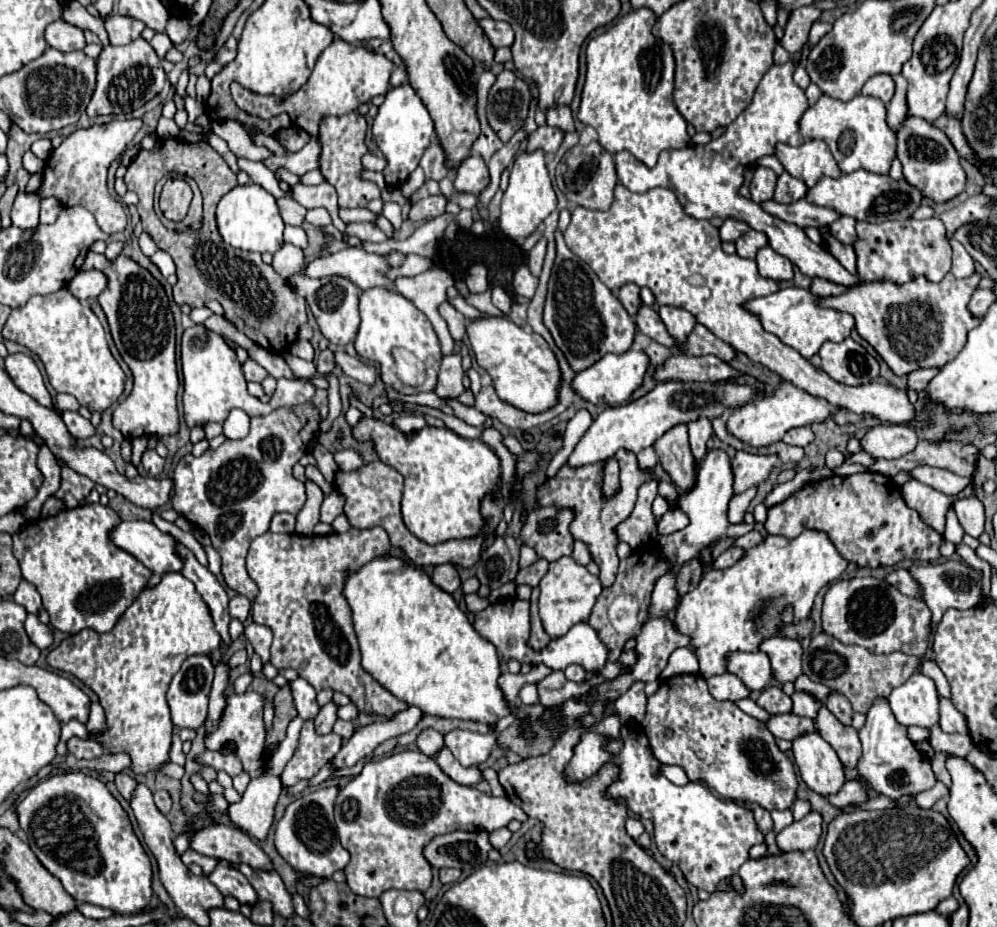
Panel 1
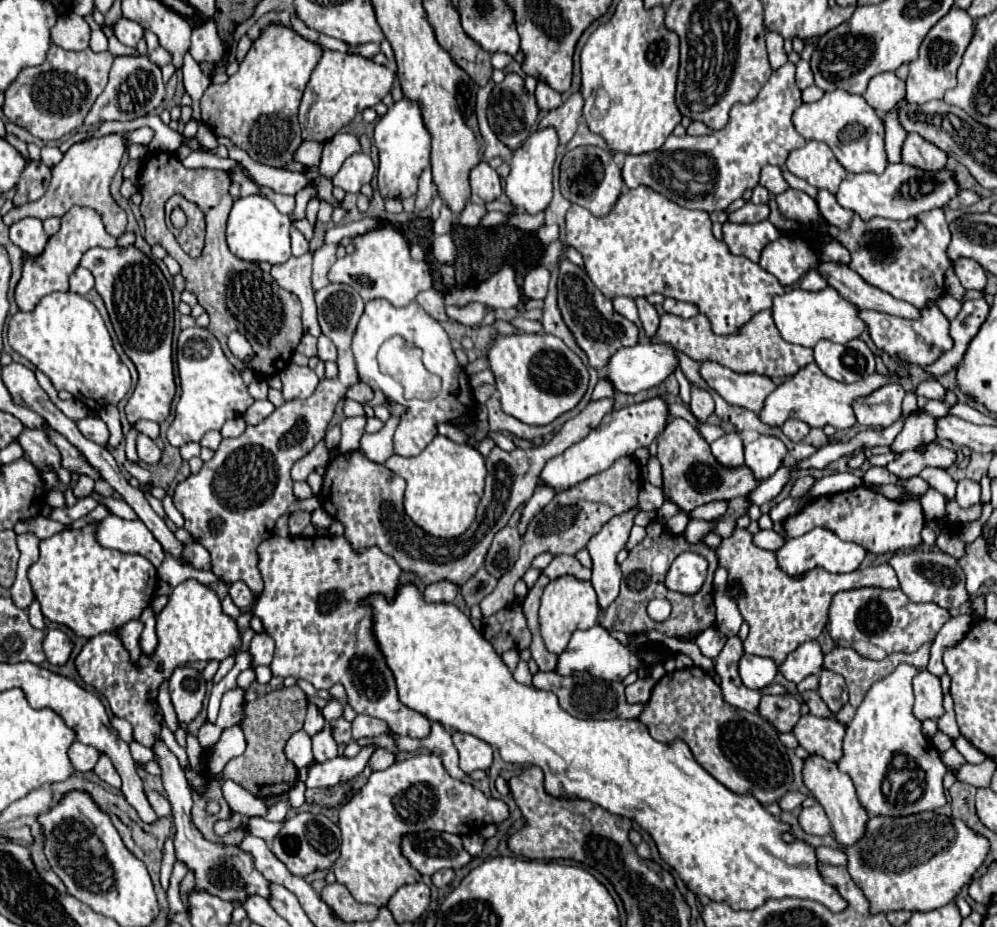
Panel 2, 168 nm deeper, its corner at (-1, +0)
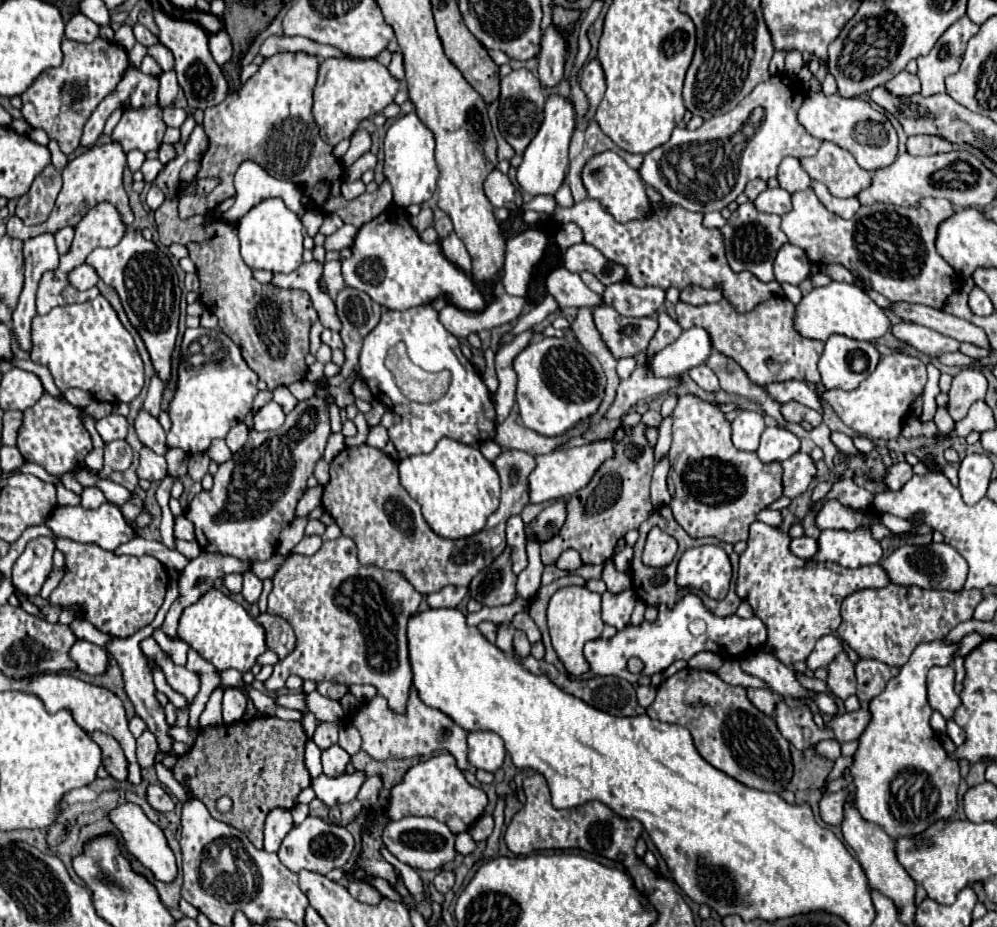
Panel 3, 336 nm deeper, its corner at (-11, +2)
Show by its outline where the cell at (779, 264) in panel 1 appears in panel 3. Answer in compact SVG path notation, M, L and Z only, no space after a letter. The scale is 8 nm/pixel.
M782 245L782 249L776 255L774 261L774 275L780 283L800 285L810 273L810 261L806 259L806 253L796 245Z

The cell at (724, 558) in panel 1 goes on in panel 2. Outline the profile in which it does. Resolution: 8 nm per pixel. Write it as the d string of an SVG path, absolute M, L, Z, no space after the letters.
M736 529L730 537L722 539L722 543L716 547L716 555L718 555L718 563L728 569L730 579L738 579L742 591L746 593L744 597L740 597L736 601L744 621L750 625L748 639L744 641L744 651L752 653L752 655L760 655L760 657L770 657L776 663L782 663L786 659L786 655L790 651L794 651L800 643L812 641L822 633L824 625L828 622L828 605L831 604L832 597L838 591L856 589L856 587L882 587L882 589L898 589L900 587L898 577L896 577L894 569L890 569L888 563L878 565L878 567L858 569L858 571L852 571L852 573L846 573L846 575L834 575L834 573L828 573L824 569L812 569L802 579L792 579L784 571L780 571L780 567L776 563L776 555L772 551L760 549L752 543L752 535L746 529Z

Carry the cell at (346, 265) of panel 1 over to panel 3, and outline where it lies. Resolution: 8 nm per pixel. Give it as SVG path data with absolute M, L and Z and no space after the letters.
M386 211L360 227L352 257L342 261L342 275L348 287L368 293L376 303L394 311L428 305L442 295L448 295L450 303L462 311L484 309L484 299L474 281L444 257L438 243L424 243L406 215L394 211Z

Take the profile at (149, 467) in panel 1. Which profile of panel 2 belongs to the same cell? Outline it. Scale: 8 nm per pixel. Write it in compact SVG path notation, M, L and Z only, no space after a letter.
M142 433L138 435L136 441L138 441L136 447L138 447L138 457L140 457L140 461L144 461L144 463L148 463L148 465L158 465L160 459L162 459L162 451L156 447L156 443L154 443L150 437L142 435Z

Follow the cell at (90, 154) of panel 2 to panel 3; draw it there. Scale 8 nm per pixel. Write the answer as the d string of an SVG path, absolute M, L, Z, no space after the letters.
M106 143L102 147L90 147L88 151L84 151L82 155L78 155L76 159L72 159L64 171L62 171L62 191L56 199L56 205L54 205L54 211L50 213L50 217L42 223L42 225L34 225L34 227L26 227L18 217L10 217L6 227L8 227L8 235L10 237L16 237L16 239L32 239L36 235L42 235L42 233L58 233L60 229L64 227L72 227L76 229L76 223L80 223L80 219L98 203L102 201L108 201L112 203L126 225L130 225L134 221L134 215L130 211L130 205L128 205L128 195L124 191L124 185L122 185L122 171L126 167L126 153L122 151L122 147L118 143Z

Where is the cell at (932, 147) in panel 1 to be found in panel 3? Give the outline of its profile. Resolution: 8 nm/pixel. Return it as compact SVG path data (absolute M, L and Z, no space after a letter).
M914 135L908 137L906 149L910 155L932 155L952 151L952 143L948 143L948 139L940 139L940 135Z

